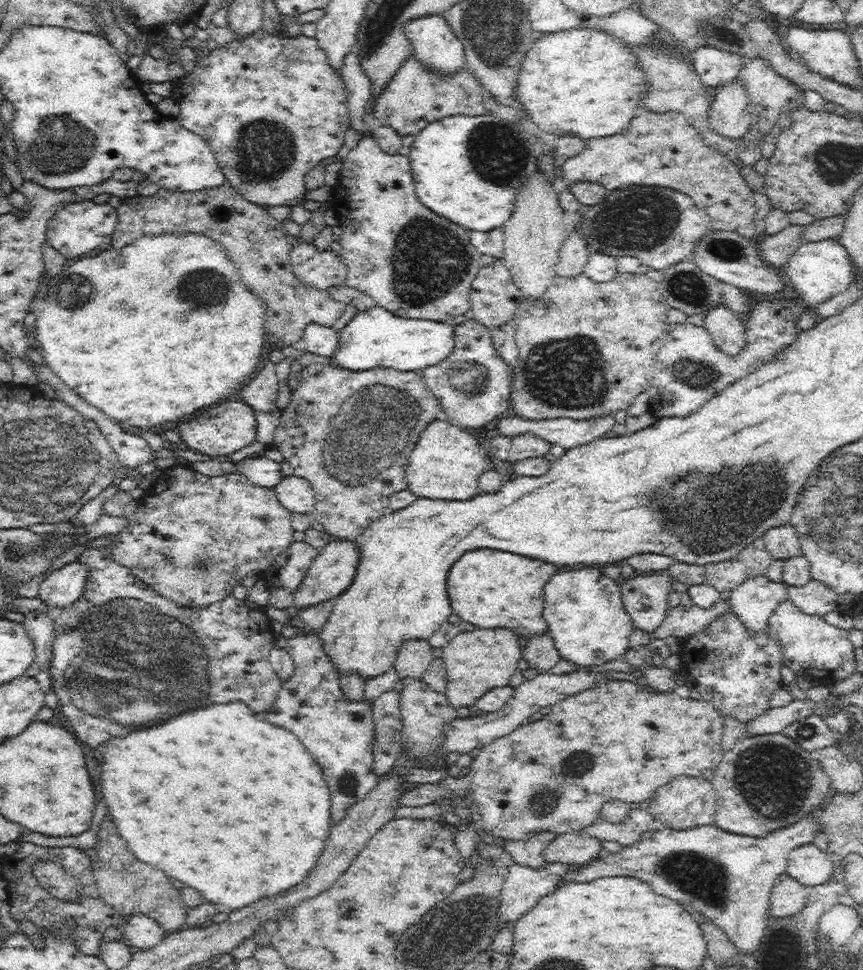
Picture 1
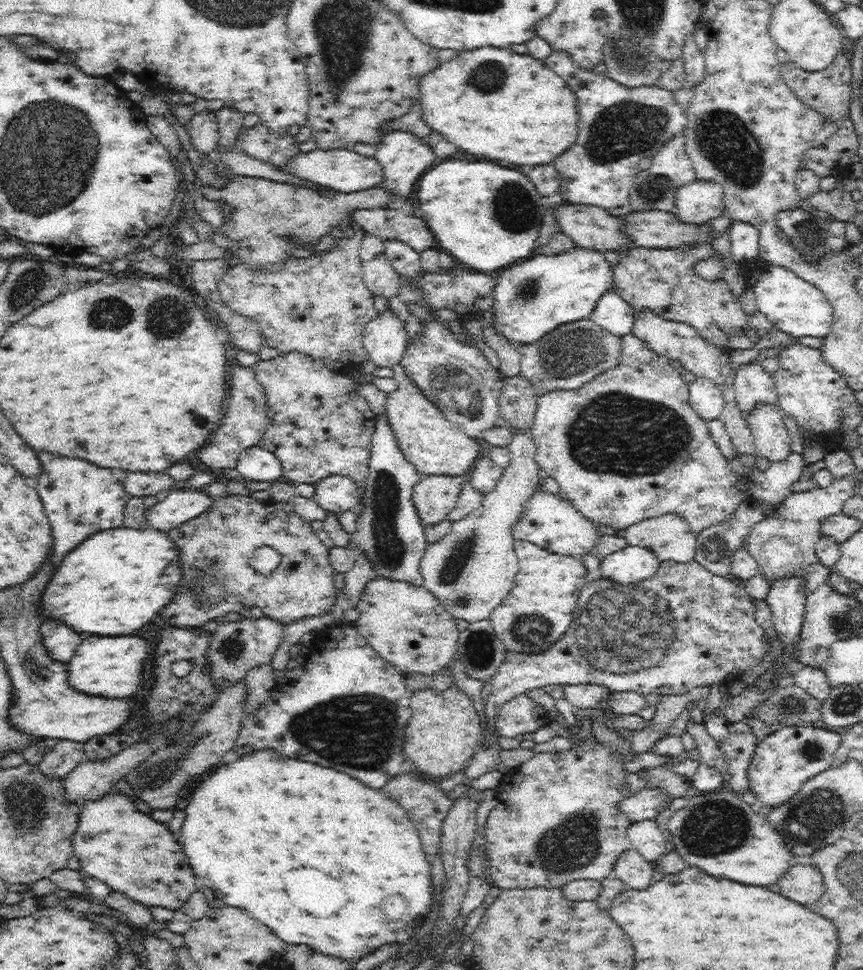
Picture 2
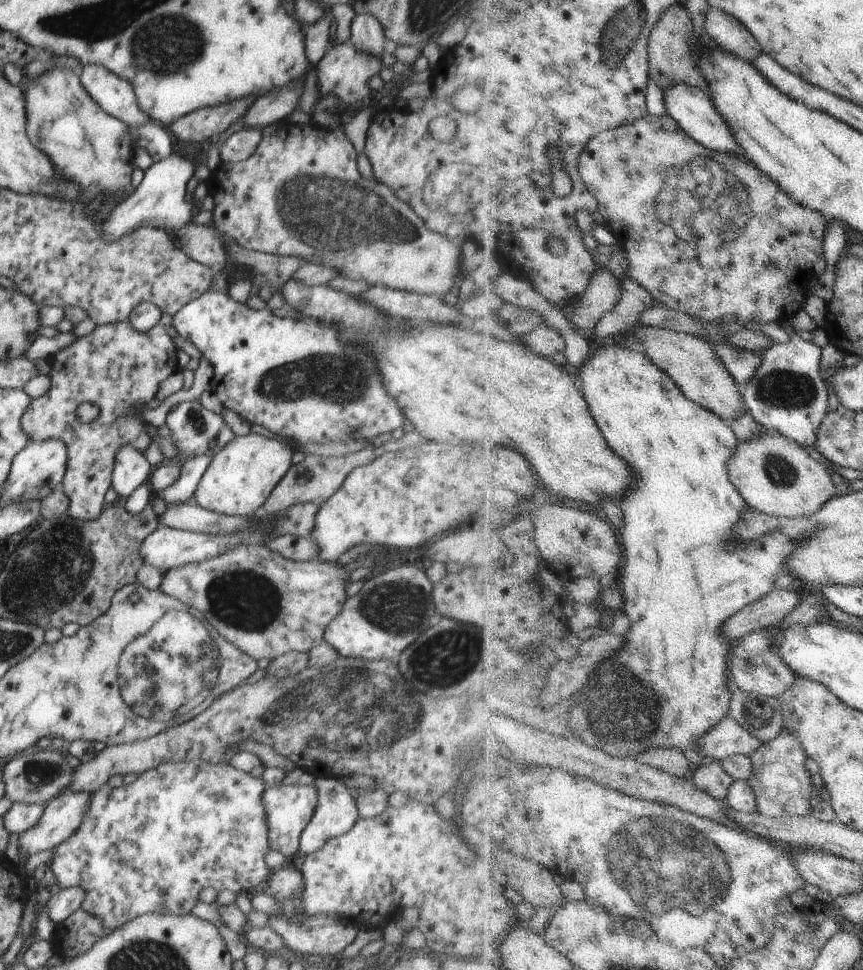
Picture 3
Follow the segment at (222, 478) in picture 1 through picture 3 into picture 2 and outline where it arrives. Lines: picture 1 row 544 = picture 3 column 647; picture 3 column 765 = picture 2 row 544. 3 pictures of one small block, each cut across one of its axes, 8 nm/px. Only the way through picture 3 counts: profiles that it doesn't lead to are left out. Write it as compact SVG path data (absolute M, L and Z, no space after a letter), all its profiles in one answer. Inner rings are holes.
M229 493L224 496L210 495L207 507L196 518L166 535L175 546L178 584L158 616L170 622L170 625L202 627L230 612L242 612L258 606L265 616L286 626L306 618L320 618L324 614L330 614L333 607L338 606L340 591L337 589L336 572L329 559L329 549L312 531L310 522L296 513L292 500L264 501L251 495ZM262 546L269 546L280 555L278 564L269 573L262 573L252 566L256 550Z

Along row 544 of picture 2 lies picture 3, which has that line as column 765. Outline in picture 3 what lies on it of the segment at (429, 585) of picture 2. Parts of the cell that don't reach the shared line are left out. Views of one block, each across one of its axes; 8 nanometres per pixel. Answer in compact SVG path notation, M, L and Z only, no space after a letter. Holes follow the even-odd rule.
M759 428L752 436L747 441L740 440L729 469L734 484L754 510L778 518L813 517L837 496L838 486L831 470L794 437L776 429L766 429L762 433Z

